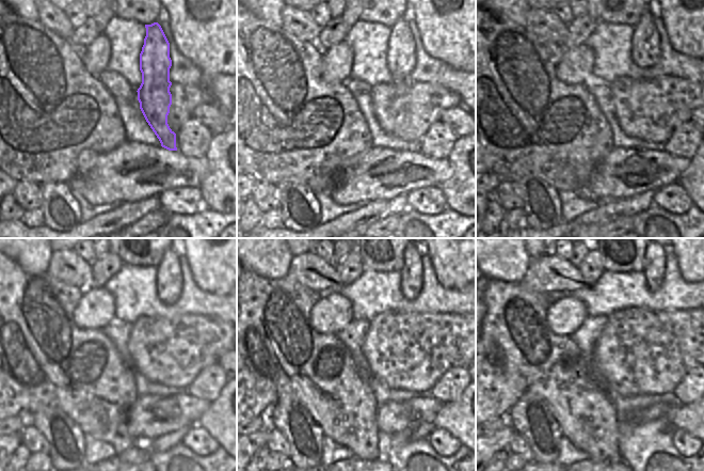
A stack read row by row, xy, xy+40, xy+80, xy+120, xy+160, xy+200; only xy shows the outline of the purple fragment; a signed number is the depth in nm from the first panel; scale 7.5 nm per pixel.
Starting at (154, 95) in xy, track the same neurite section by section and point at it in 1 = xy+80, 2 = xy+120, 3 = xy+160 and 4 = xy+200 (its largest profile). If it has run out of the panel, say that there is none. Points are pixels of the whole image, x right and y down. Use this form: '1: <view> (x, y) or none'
1: xy+80 (645, 50)
2: xy+120 (169, 276)
3: xy+160 (412, 273)
4: xy+200 (654, 269)

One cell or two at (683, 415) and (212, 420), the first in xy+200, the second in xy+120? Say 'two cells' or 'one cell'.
one cell

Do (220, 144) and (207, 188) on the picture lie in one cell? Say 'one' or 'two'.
one

